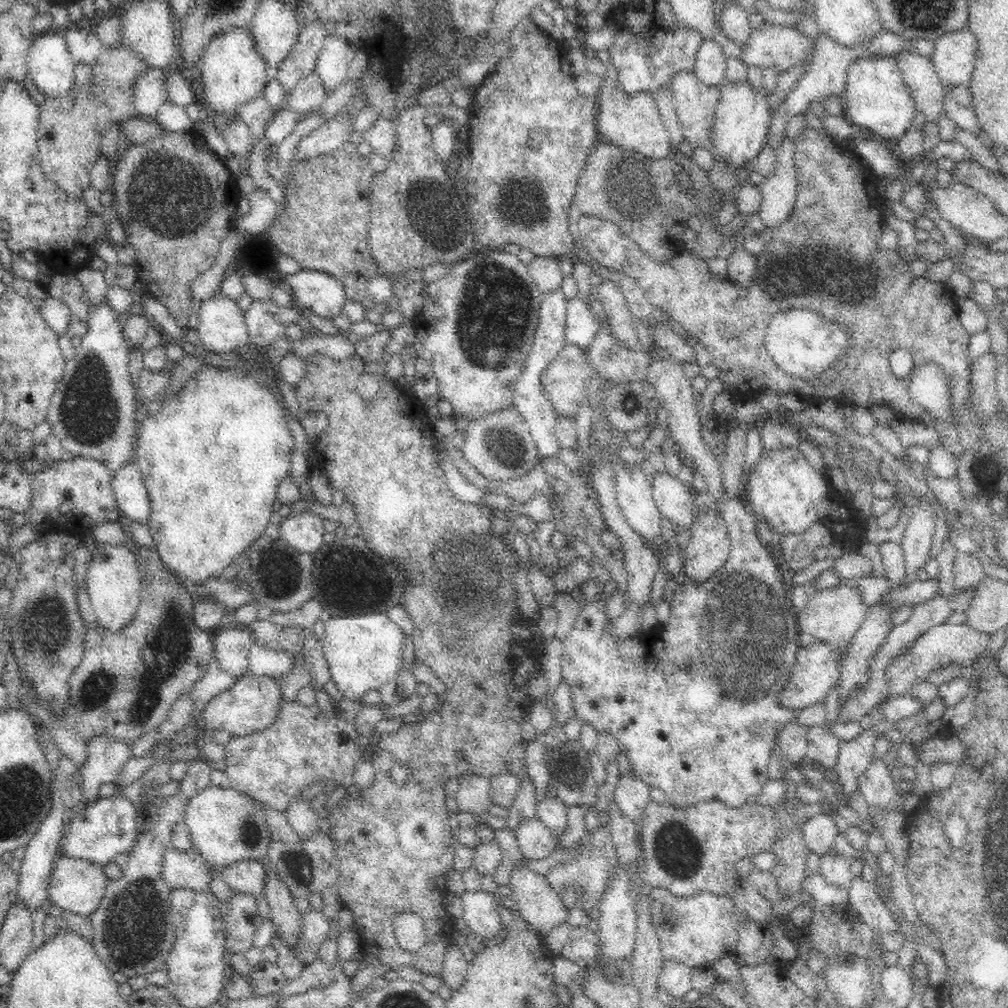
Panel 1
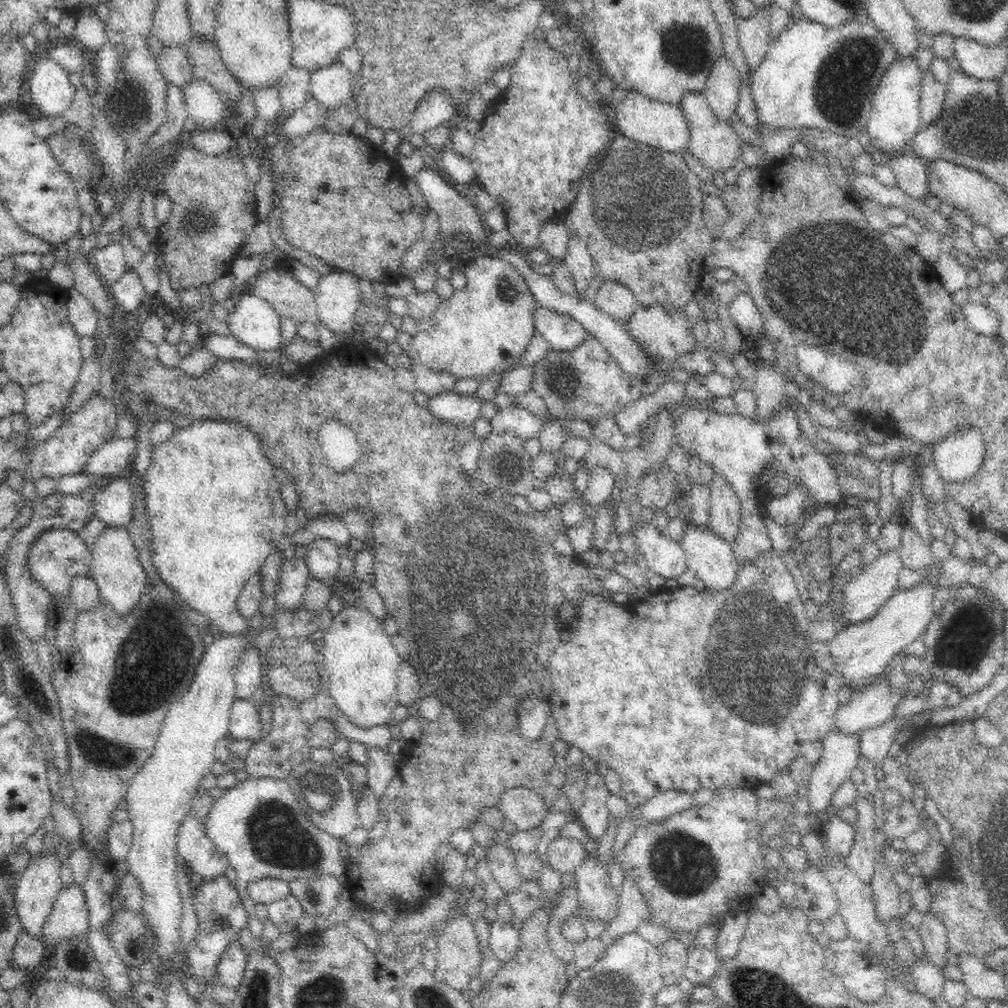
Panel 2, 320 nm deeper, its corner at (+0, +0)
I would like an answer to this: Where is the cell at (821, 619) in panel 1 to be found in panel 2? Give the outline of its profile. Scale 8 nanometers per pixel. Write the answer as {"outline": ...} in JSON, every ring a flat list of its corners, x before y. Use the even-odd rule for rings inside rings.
{"outline":[[901,545,888,552,884,552,859,574,850,579,843,588,843,620,849,620,850,624,862,623,876,616,880,607,896,592,900,571,906,567,901,557]]}

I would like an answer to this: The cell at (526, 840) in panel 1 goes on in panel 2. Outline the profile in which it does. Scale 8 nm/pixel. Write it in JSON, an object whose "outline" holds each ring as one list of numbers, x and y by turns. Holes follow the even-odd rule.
{"outline":[[557,838,549,845,550,848,546,848,548,850,546,864,562,875,565,873,574,875,578,872,579,866,593,855,594,851,590,851,585,845,575,839]]}

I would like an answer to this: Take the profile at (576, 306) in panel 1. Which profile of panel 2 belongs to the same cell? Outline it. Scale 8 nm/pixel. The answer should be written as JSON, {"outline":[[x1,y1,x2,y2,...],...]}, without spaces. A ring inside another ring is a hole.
{"outline":[[534,304,532,320,538,332,551,351,570,351,577,348,586,338,584,328,572,320,571,316,548,310]]}

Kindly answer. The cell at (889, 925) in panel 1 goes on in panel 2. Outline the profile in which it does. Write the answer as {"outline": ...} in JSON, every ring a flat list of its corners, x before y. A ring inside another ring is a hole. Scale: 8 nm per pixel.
{"outline":[[927,957,924,961,916,959,912,966,914,972,911,972,911,978,915,983,916,992,929,998,932,1002,935,1002,940,997,942,998,946,980,944,974,934,964,931,964]]}

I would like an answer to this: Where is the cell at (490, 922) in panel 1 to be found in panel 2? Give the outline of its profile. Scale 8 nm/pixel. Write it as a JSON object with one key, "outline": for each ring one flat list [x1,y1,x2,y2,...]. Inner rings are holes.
{"outline":[[499,918,490,923,489,949,502,966,506,966,516,958,522,946,519,930,512,927,508,921,501,921]]}

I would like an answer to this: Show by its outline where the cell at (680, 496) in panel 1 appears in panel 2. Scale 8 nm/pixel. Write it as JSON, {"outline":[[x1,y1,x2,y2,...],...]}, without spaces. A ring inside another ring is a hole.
{"outline":[[695,526,684,531,680,543,687,556,687,568,704,583,708,592,721,593,735,583,739,564,734,558,731,544,724,537,714,534,707,527]]}

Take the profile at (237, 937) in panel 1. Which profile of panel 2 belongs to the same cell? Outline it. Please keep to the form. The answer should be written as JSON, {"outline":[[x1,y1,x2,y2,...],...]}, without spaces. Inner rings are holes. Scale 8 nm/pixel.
{"outline":[[236,940,228,948,219,961,216,975,216,982,235,992,240,986,247,964,247,950]]}

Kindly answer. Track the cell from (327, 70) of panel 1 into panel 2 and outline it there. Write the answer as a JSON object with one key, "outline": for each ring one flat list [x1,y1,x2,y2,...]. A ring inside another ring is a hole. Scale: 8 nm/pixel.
{"outline":[[339,60,311,73,309,94,331,111,354,96,354,76]]}

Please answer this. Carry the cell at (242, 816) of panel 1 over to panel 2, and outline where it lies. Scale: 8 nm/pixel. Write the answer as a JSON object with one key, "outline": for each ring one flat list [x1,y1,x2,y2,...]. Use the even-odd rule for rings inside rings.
{"outline":[[248,777,224,791,215,801,206,822,208,839,228,855,238,874,235,882,244,892,250,882,272,878,286,883,332,876,346,888,346,862,341,858,342,840,323,833,306,817,287,779]]}

